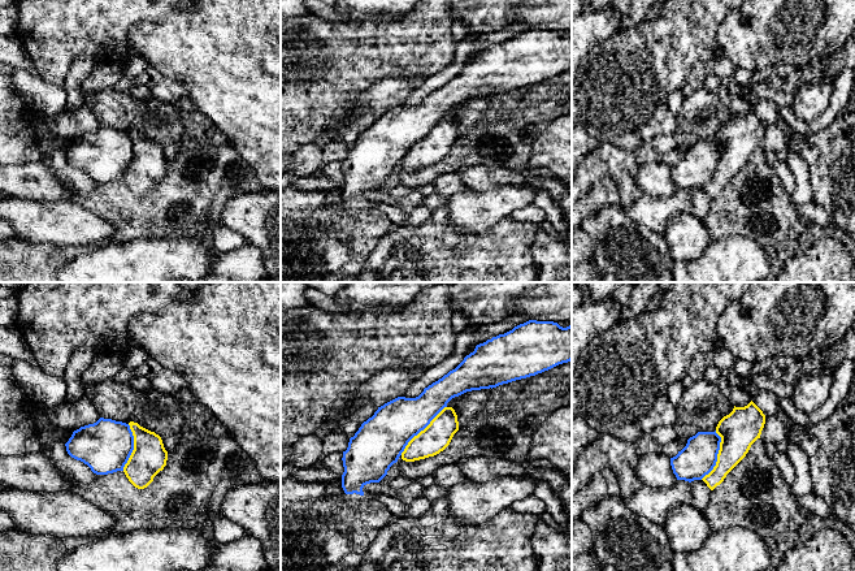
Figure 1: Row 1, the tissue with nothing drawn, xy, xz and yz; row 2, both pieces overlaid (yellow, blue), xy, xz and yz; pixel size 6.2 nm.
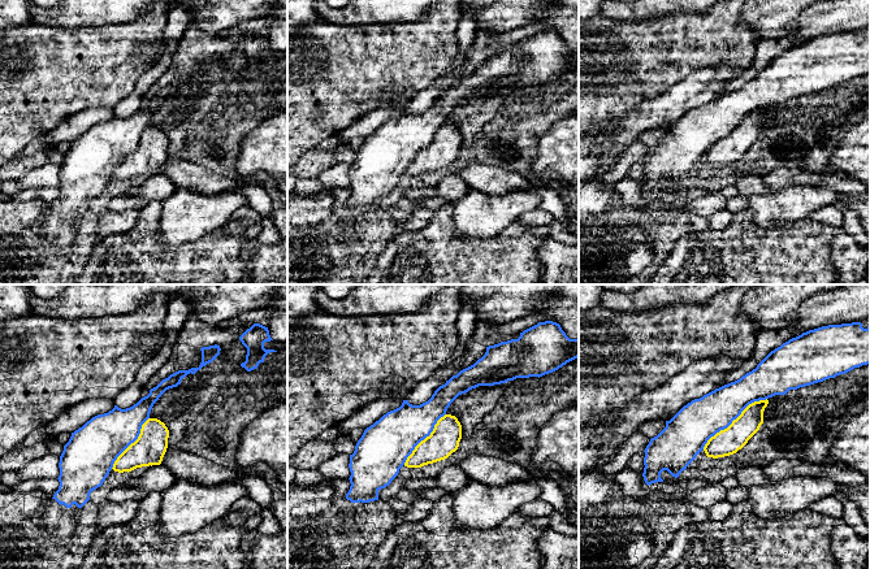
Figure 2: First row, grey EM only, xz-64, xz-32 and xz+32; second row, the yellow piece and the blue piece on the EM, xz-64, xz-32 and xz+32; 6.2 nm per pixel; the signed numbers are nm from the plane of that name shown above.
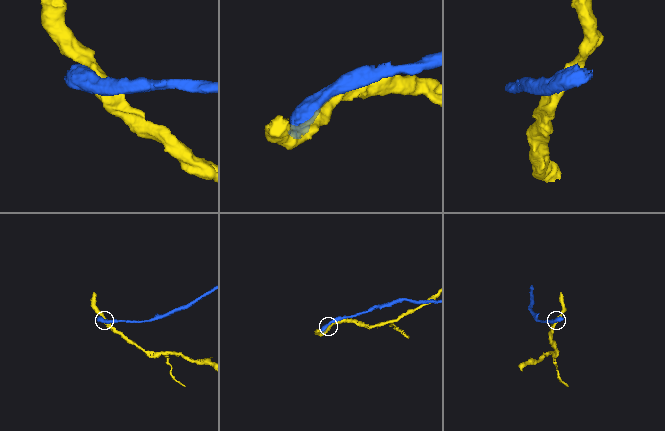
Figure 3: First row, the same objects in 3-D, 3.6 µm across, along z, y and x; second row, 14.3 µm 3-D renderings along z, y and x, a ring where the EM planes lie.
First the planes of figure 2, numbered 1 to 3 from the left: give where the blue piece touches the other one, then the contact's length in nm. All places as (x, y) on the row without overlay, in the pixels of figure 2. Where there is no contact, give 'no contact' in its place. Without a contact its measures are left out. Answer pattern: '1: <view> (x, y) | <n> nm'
1: xz-64 (131, 152) | 400 nm
2: xz-32 (425, 147) | 420 nm
3: xz+32 (732, 130) | 500 nm

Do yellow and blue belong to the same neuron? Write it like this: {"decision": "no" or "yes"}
{"decision": "no"}

